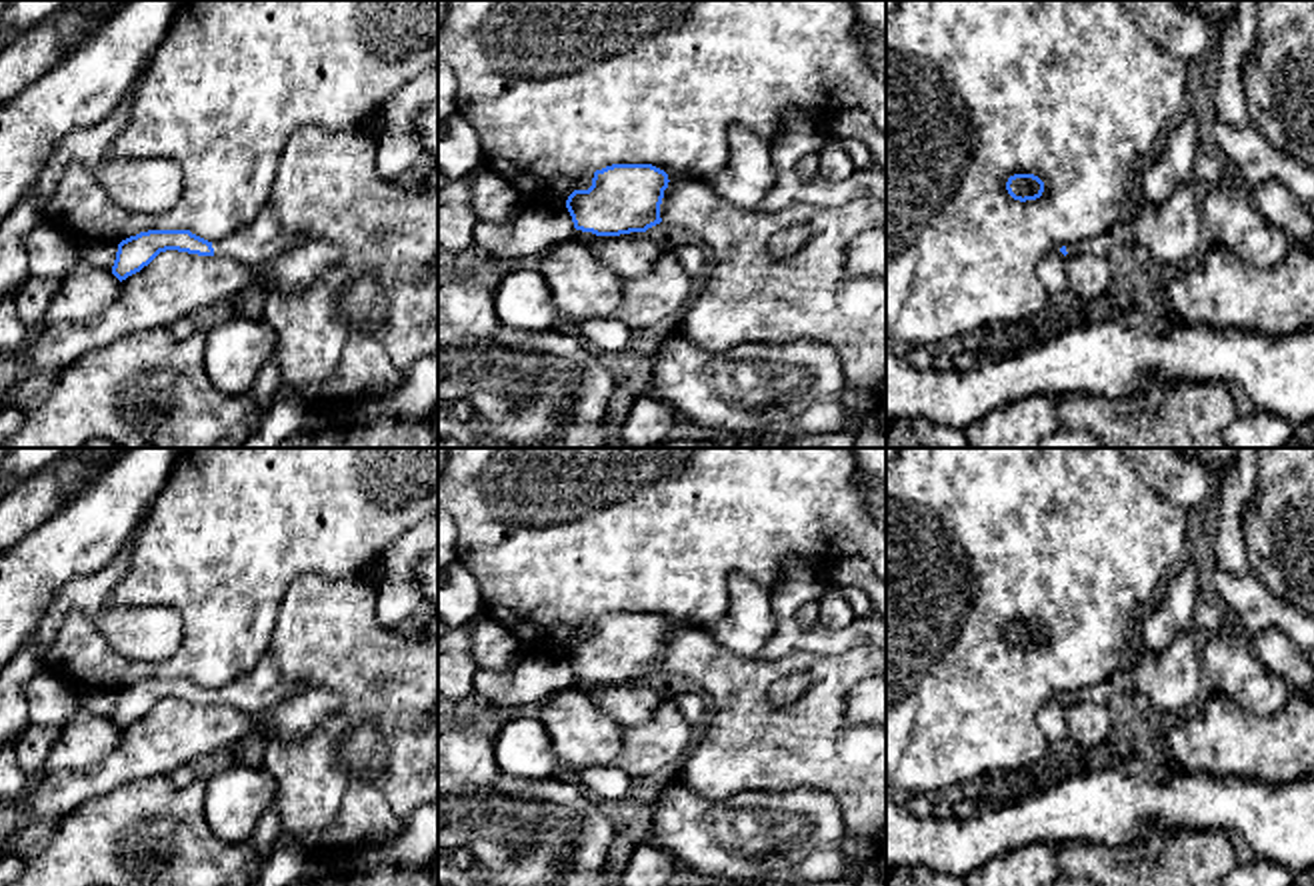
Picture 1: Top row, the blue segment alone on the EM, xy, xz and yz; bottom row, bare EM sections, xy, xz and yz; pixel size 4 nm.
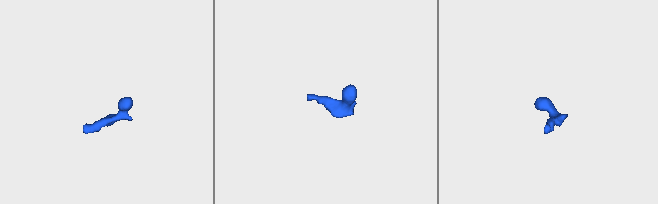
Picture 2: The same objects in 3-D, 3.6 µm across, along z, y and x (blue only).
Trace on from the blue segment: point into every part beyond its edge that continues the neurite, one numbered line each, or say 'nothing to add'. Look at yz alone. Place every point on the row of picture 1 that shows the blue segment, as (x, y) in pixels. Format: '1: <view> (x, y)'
1: yz (1098, 246)

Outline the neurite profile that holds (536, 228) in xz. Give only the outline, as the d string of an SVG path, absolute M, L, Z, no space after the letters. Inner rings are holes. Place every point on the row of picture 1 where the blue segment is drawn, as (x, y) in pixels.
M528 206L510 224L478 222L474 246L496 258L526 258L574 238L574 232L568 208Z

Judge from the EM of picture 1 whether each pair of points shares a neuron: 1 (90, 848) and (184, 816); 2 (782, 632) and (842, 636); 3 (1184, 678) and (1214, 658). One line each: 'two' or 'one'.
1: one
2: one
3: two

